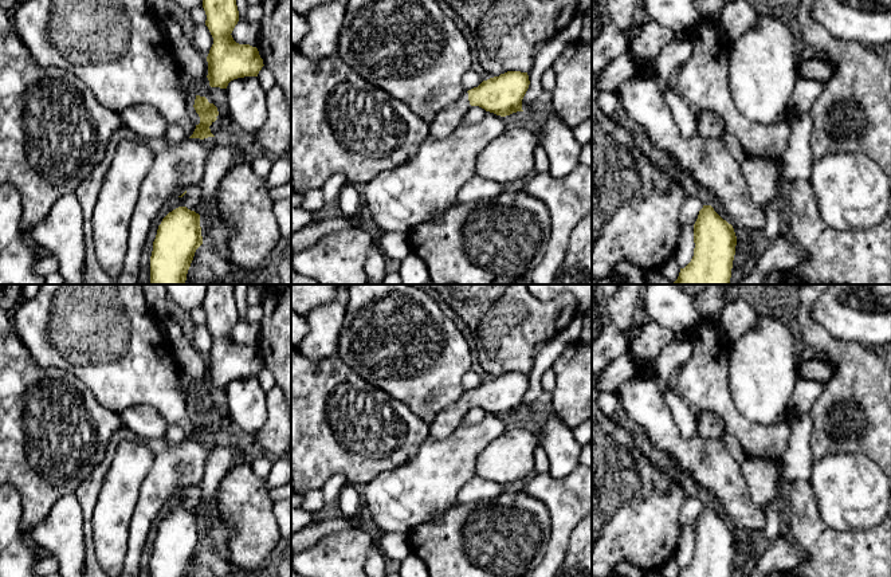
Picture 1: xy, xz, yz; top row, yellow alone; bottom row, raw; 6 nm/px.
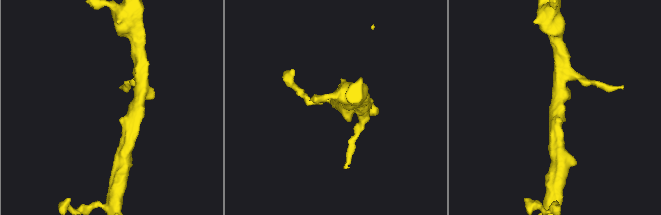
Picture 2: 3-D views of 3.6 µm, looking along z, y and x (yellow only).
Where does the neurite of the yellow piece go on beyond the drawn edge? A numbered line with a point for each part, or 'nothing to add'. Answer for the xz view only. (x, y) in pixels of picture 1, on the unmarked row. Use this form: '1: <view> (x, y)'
1: xz (447, 420)

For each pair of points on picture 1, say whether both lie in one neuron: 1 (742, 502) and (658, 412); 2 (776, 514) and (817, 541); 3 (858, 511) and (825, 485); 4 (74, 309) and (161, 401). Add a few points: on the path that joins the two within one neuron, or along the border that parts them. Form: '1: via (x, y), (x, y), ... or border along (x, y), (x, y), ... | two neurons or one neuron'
1: via (718, 478), (697, 456), (690, 456), (670, 436) | one neuron
2: border along (785, 497), (787, 506) | two neurons
3: via (850, 503), (833, 487) | one neuron
4: via (98, 330), (145, 377) | one neuron

